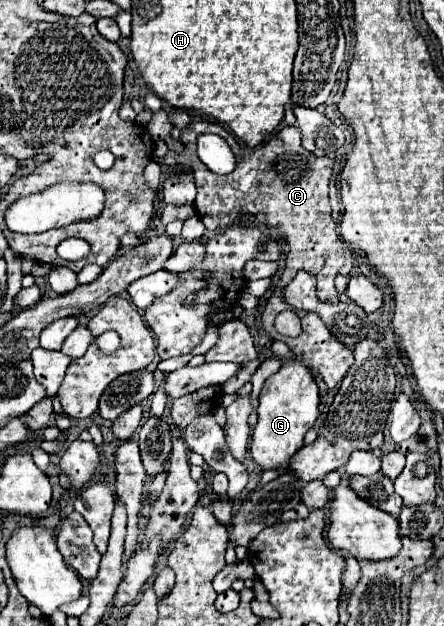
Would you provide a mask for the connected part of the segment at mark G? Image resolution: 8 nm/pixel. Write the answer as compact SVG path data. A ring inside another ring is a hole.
M296 360L284 362L282 368L264 382L258 398L258 424L250 444L250 454L262 470L288 468L292 456L304 446L304 434L318 418L318 404L320 398L314 376L304 364Z

